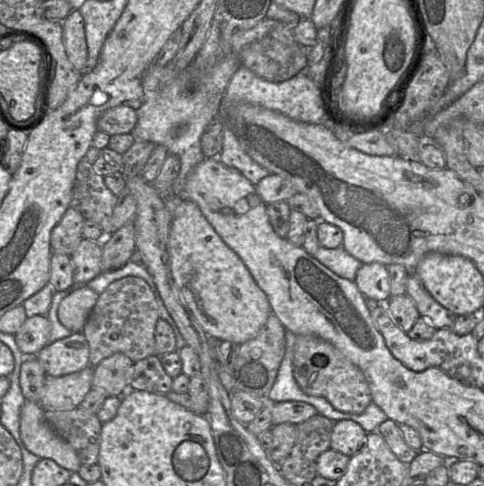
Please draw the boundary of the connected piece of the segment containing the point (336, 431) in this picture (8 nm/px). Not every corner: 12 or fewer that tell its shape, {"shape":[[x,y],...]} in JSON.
{"shape":[[356,422],[334,423],[330,449],[353,456],[367,432]]}

